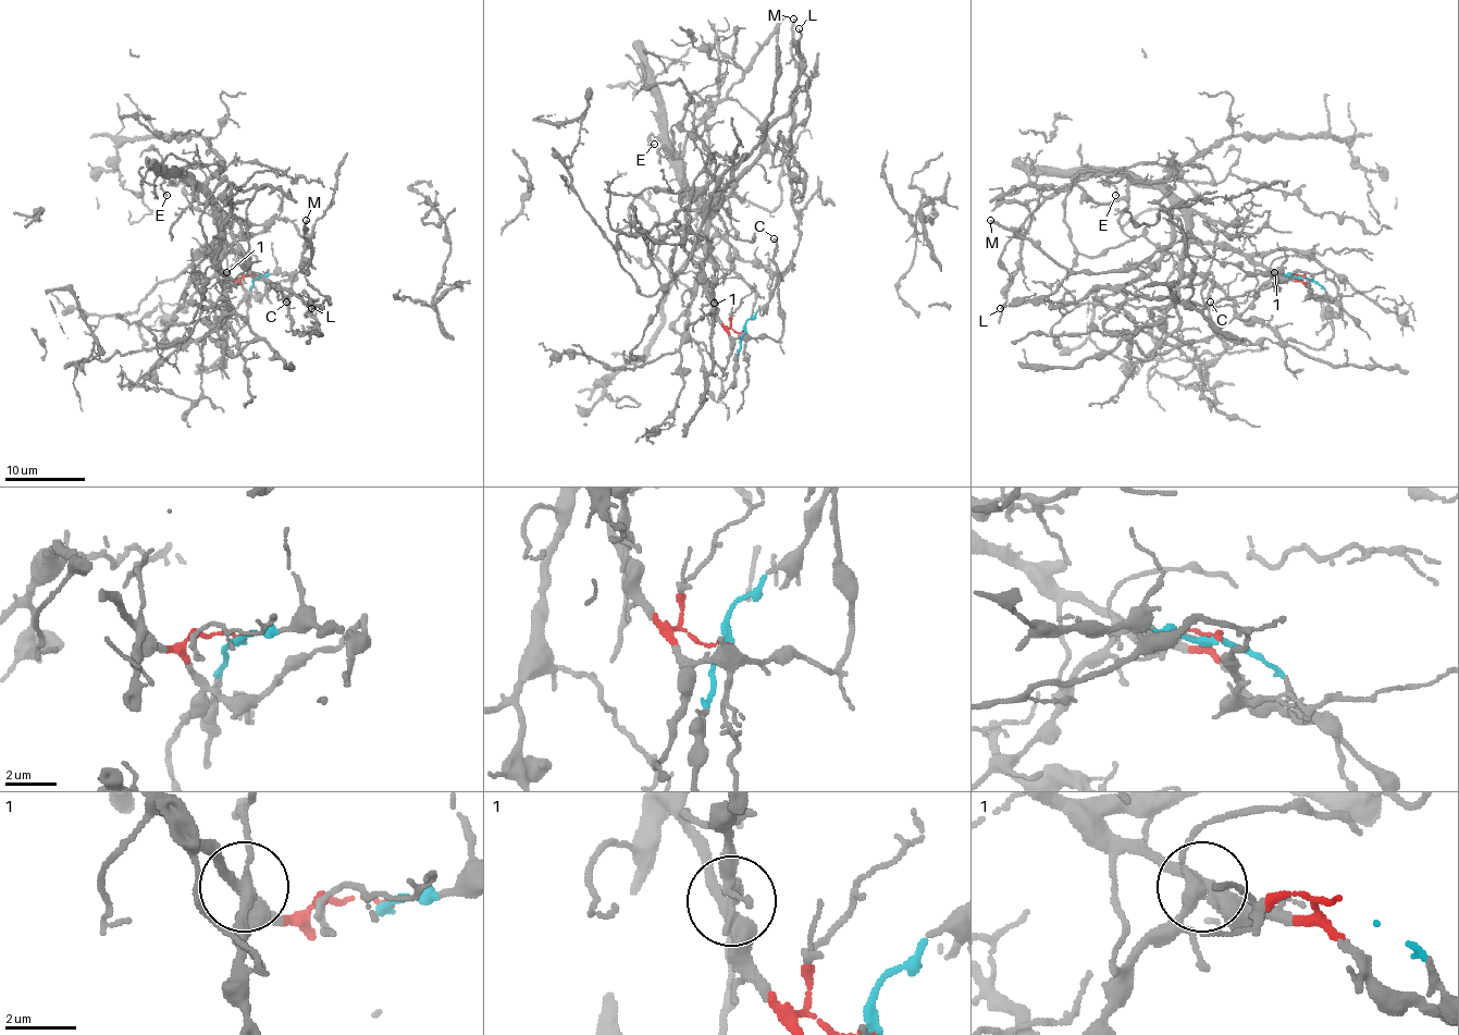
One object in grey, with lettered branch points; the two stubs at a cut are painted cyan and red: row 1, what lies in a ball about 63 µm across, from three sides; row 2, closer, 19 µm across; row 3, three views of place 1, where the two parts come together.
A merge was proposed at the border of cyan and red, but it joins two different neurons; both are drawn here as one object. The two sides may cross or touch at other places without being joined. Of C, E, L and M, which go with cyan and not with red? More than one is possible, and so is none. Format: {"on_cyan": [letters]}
{"on_cyan": ["M"]}

